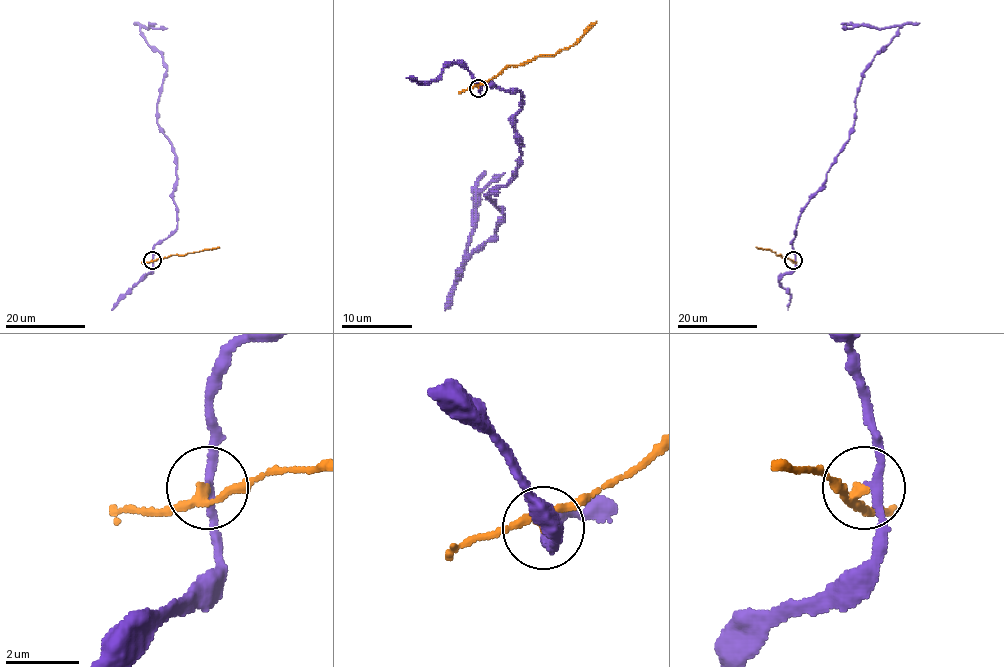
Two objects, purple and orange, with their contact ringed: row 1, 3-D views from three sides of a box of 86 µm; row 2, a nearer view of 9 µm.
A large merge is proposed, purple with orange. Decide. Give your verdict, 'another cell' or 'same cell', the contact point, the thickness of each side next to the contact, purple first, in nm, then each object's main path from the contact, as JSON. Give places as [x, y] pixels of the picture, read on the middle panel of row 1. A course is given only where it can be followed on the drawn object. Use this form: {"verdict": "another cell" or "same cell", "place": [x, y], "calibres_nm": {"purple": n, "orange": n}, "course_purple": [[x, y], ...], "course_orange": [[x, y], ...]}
{"verdict": "another cell", "place": [478, 88], "calibres_nm": {"purple": 200, "orange": 180}, "course_purple": [[478, 88], [520, 93], [520, 162], [487, 195], [501, 210], [498, 231], [457, 273], [475, 197], [505, 173]], "course_orange": [[478, 88], [512, 65], [524, 65], [538, 56], [552, 56], [568, 49], [596, 21]]}

